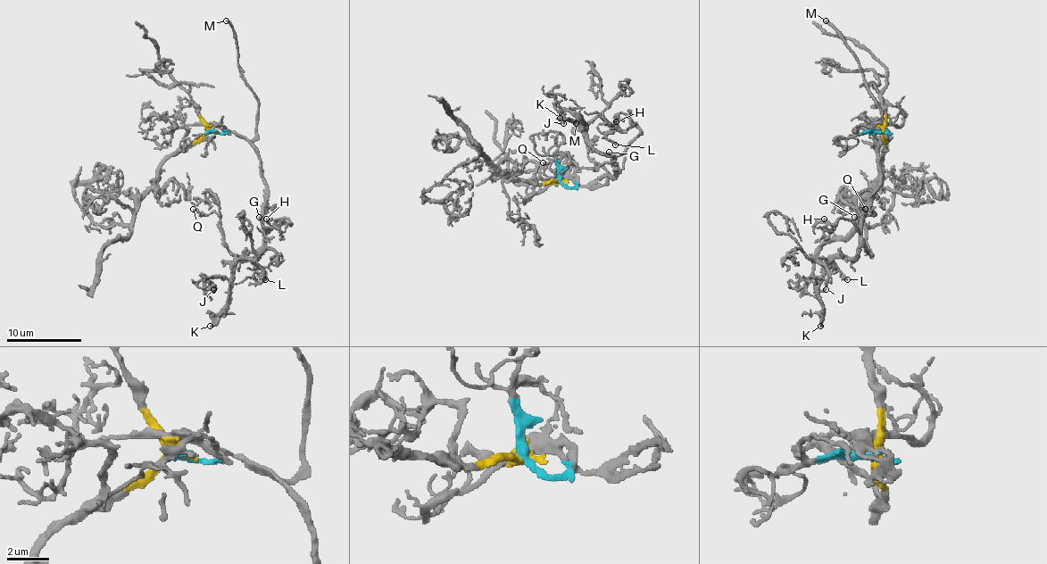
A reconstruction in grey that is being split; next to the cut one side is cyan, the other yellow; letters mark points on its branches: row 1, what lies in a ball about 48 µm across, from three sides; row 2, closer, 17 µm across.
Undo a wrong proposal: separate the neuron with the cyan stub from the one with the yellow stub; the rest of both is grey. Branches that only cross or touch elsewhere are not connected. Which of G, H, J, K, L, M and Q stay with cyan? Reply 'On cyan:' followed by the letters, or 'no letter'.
On cyan: G, H, J, K, L, M, Q

